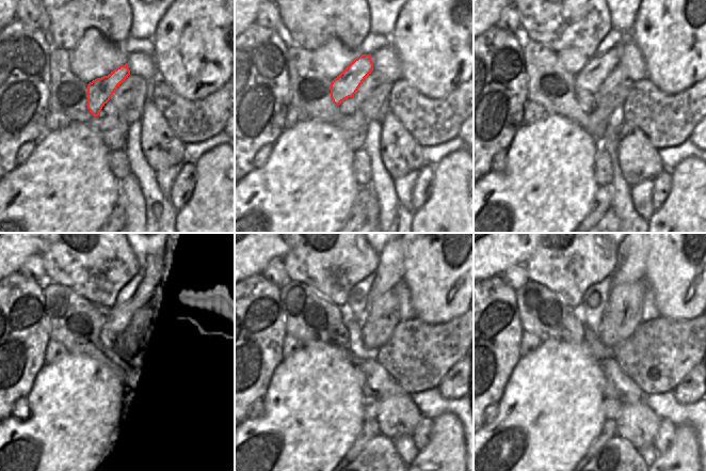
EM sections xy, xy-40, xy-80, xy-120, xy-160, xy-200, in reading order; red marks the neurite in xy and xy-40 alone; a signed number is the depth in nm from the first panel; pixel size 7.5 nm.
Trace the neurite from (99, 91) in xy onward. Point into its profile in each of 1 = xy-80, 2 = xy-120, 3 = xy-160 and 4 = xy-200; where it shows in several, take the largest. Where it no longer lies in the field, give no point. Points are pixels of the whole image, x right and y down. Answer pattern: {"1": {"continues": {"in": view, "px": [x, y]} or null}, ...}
{"1": {"continues": {"in": "xy-80", "px": [590, 78]}}, "2": {"continues": {"in": "xy-120", "px": [116, 319]}}, "3": {"continues": {"in": "xy-160", "px": [389, 271]}}, "4": {"continues": {"in": "xy-200", "px": [631, 255]}}}

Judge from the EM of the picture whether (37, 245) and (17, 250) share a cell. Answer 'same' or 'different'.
same

